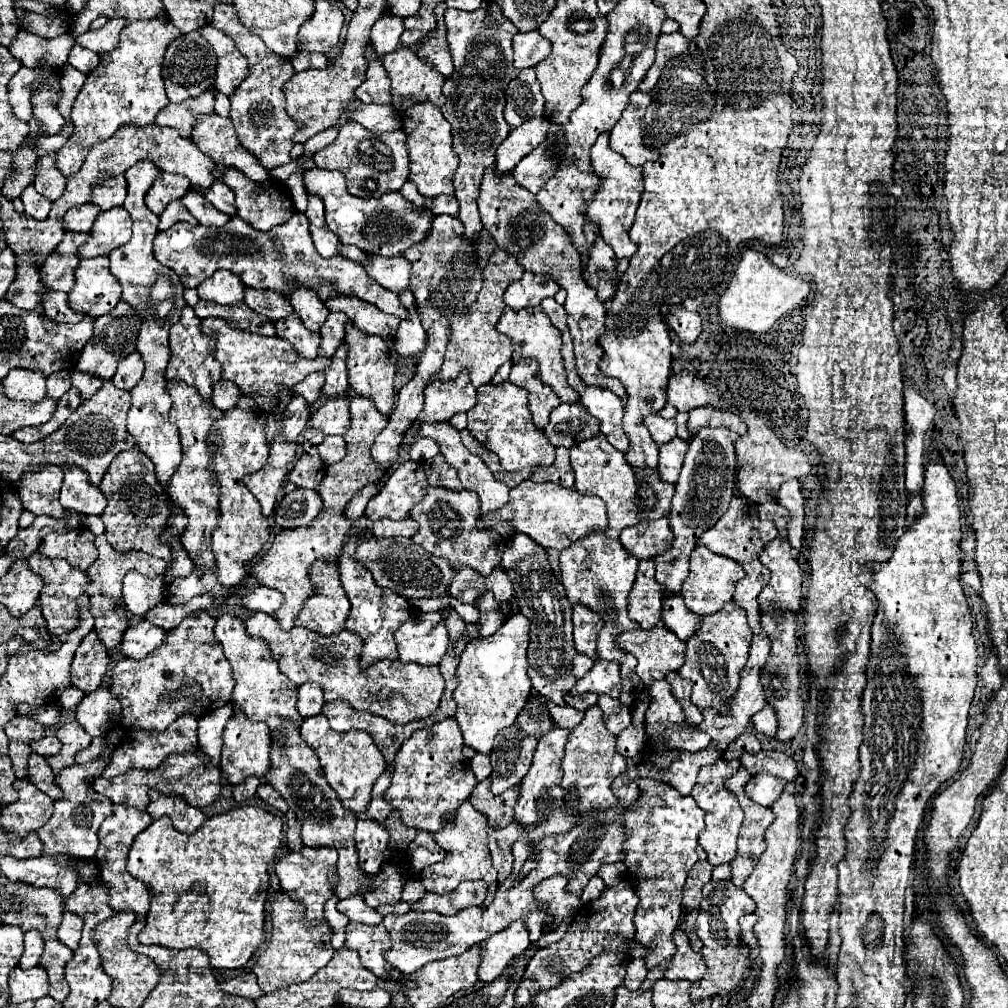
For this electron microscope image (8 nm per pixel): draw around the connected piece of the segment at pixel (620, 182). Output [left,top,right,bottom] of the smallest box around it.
[588,131,644,261]

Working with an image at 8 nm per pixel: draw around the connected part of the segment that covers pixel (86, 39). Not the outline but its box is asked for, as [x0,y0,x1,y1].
[76,17,126,55]

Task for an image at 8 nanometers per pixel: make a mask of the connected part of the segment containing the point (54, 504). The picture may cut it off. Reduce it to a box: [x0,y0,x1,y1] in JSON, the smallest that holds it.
[18,465,68,519]

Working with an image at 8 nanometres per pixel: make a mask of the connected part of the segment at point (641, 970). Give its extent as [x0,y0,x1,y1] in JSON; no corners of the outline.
[624,959,648,989]

